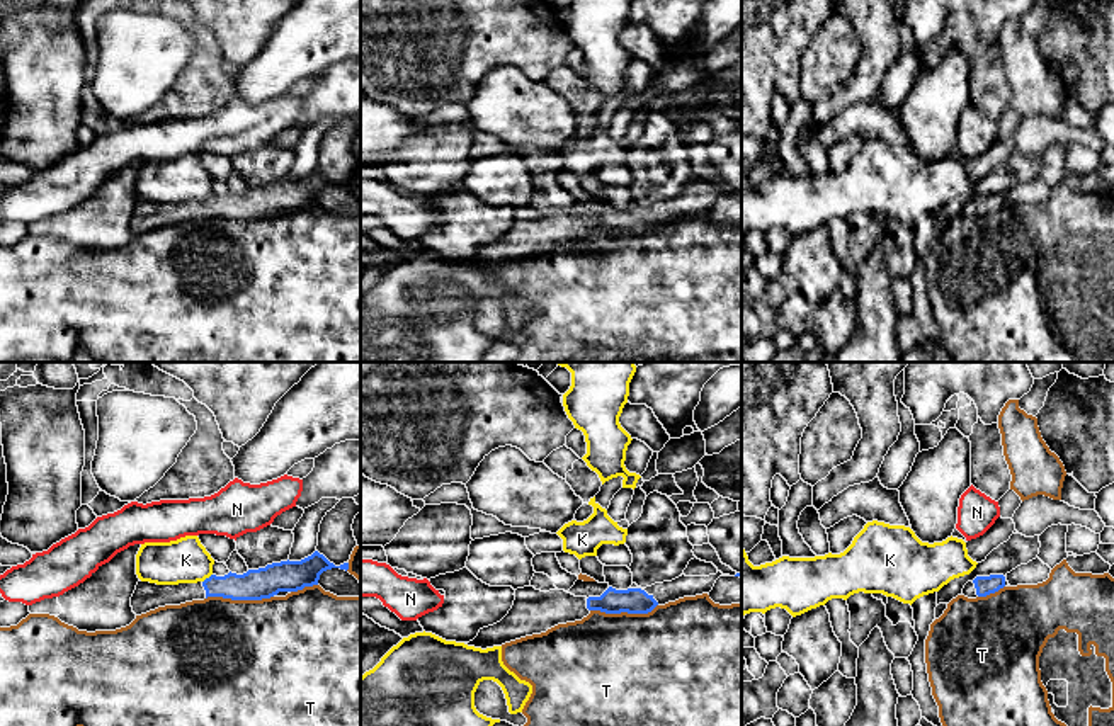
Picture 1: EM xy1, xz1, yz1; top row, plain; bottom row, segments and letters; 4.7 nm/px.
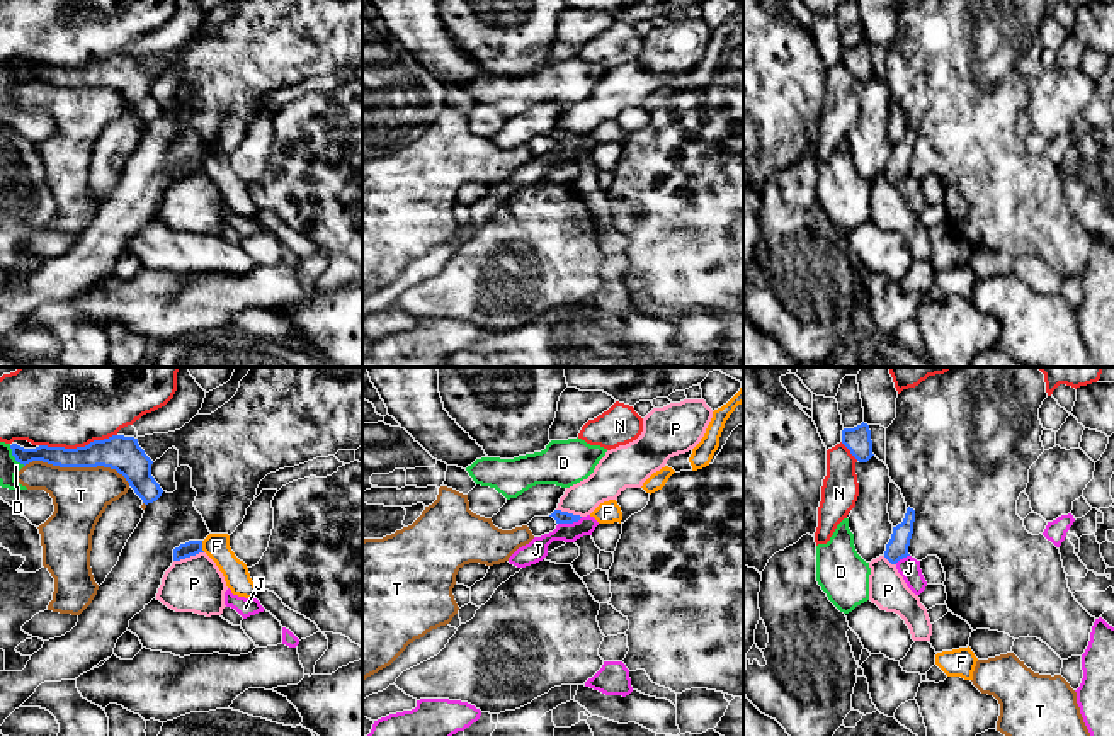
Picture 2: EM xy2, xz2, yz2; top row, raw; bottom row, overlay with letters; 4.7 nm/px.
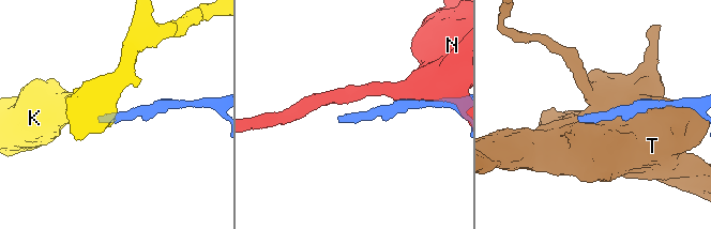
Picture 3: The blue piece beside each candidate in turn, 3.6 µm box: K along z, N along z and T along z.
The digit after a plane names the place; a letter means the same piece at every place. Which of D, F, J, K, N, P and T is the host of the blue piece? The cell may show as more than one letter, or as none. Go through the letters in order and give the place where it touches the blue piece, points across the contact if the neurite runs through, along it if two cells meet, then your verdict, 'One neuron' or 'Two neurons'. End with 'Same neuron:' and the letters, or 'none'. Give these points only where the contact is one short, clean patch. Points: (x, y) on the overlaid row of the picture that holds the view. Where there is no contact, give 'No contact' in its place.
D: Touches blue at xy2 (14, 456). Boundary: xy2 (9, 446), (14, 458), (24, 464). Two neurons
F: Touches blue at xy2 (201, 546). Boundary: xy2 (201, 541), (204, 551). Two neurons
J: Touches blue at xz2 (570, 522). Boundary: xz2 (582, 517), (558, 524). Two neurons
K: Touches blue at xy1 (206, 578). Boundary: xy1 (211, 573), (203, 582). Two neurons
N: Touches blue at xy2 (77, 447). Two neurons
P: Touches blue at xy2 (187, 556). Boundary: xy2 (203, 551), (174, 561). Two neurons
T: Touches blue at xy2 (79, 466). Two neurons
Same neuron: none

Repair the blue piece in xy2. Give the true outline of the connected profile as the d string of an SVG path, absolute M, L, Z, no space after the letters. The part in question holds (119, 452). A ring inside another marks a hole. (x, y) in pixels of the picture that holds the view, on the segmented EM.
M112 435L77 449L48 445L24 449L17 444L12 444L10 449L15 461L24 466L32 461L43 461L60 467L104 466L116 469L126 478L145 505L156 501L163 493L151 476L153 461L145 454L134 437Z

